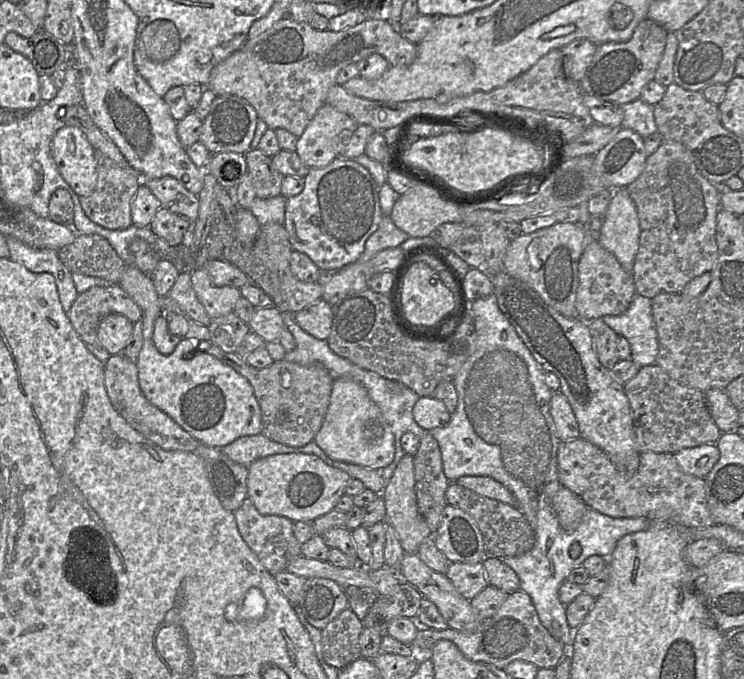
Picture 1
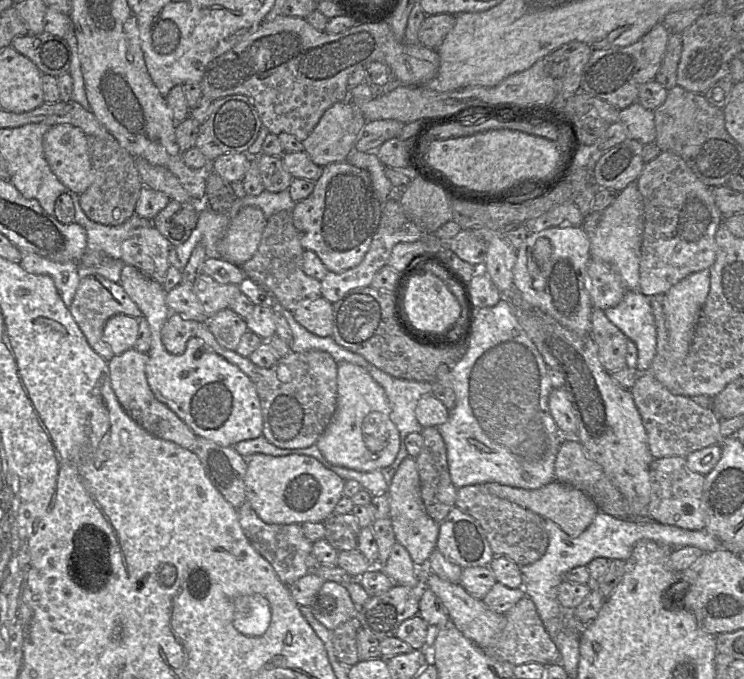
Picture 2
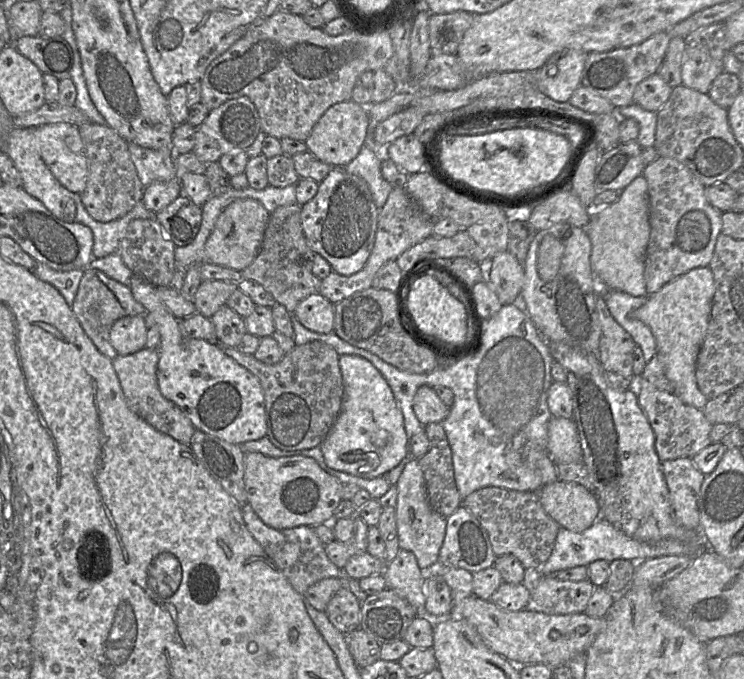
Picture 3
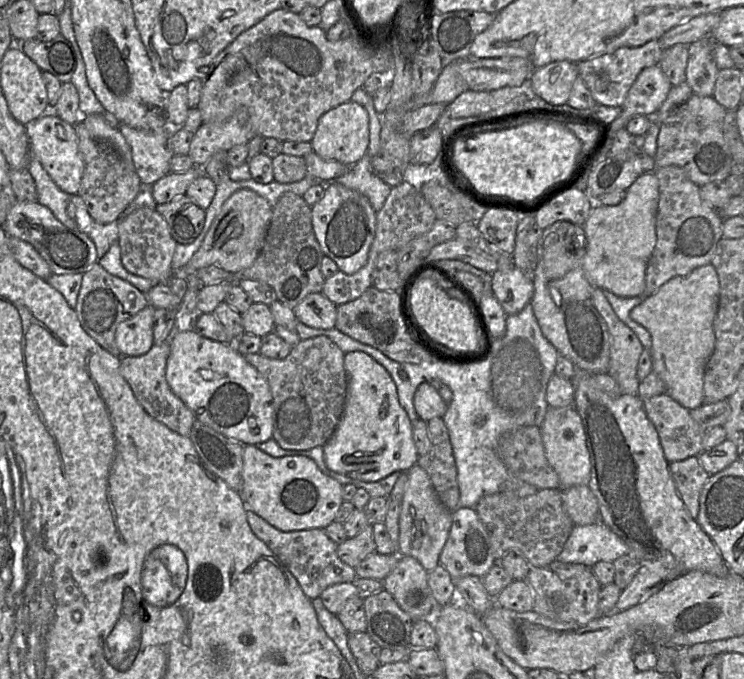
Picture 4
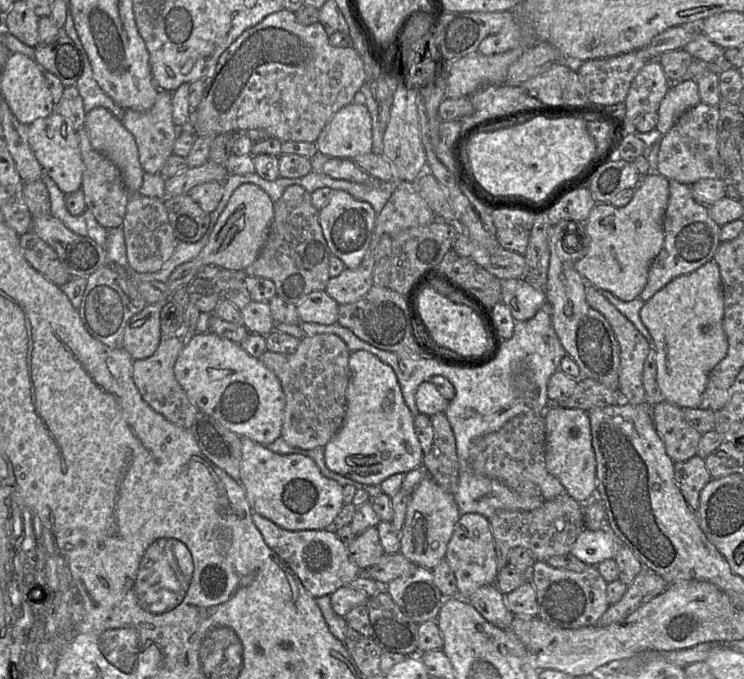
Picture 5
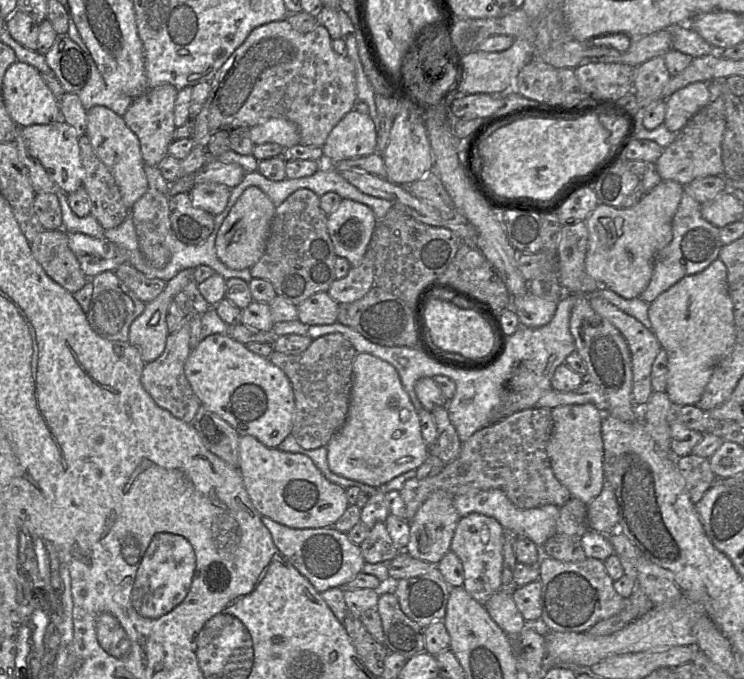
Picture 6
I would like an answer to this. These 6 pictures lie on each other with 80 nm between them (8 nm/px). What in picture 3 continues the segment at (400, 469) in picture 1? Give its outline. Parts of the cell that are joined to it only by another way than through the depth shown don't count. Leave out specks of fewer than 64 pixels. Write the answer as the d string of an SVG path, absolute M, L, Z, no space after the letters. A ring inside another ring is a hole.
M411 459L405 465L396 486L397 502L395 510L399 548L412 552L421 570L431 568L439 559L447 517L440 515L431 508L423 472L417 459Z

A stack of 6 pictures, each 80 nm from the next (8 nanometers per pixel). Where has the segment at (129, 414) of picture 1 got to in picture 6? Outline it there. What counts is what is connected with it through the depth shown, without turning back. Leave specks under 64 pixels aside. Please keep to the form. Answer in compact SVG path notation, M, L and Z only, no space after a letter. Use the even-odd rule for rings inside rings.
M185 318L178 330L169 333L163 353L154 361L145 363L141 375L141 383L155 403L189 424L201 405L184 371L184 365L191 350L189 320Z

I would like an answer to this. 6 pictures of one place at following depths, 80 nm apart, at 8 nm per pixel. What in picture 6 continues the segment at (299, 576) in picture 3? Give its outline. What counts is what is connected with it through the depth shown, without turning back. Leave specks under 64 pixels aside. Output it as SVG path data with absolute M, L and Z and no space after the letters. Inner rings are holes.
M262 516L261 520L271 533L280 553L319 593L330 588L343 587L361 572L365 564L359 545L352 543L347 534L333 527L297 529L275 522L266 516Z

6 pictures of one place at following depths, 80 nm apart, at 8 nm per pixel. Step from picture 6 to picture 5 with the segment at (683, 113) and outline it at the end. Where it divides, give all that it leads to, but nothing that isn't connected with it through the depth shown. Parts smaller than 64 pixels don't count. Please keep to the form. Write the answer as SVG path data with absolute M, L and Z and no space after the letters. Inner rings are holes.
M695 80L671 83L657 110L658 121L655 129L665 135L685 111L699 102L701 98Z

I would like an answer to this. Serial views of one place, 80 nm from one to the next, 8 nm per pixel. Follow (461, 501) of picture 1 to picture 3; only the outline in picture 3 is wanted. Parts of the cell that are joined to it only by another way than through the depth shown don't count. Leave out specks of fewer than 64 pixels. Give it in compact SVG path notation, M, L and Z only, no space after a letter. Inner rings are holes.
M487 486L462 499L464 506L486 530L496 556L514 555L527 569L540 569L550 557L560 529L543 509L537 492L523 492Z

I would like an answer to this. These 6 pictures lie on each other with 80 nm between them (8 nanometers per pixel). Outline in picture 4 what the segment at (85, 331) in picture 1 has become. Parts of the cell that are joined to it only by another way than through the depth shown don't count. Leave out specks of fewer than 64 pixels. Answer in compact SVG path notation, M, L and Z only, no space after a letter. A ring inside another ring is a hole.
M98 263L83 274L75 313L87 334L103 349L114 356L121 356L116 341L117 327L125 320L136 315L149 304L148 298L129 282L108 273Z

